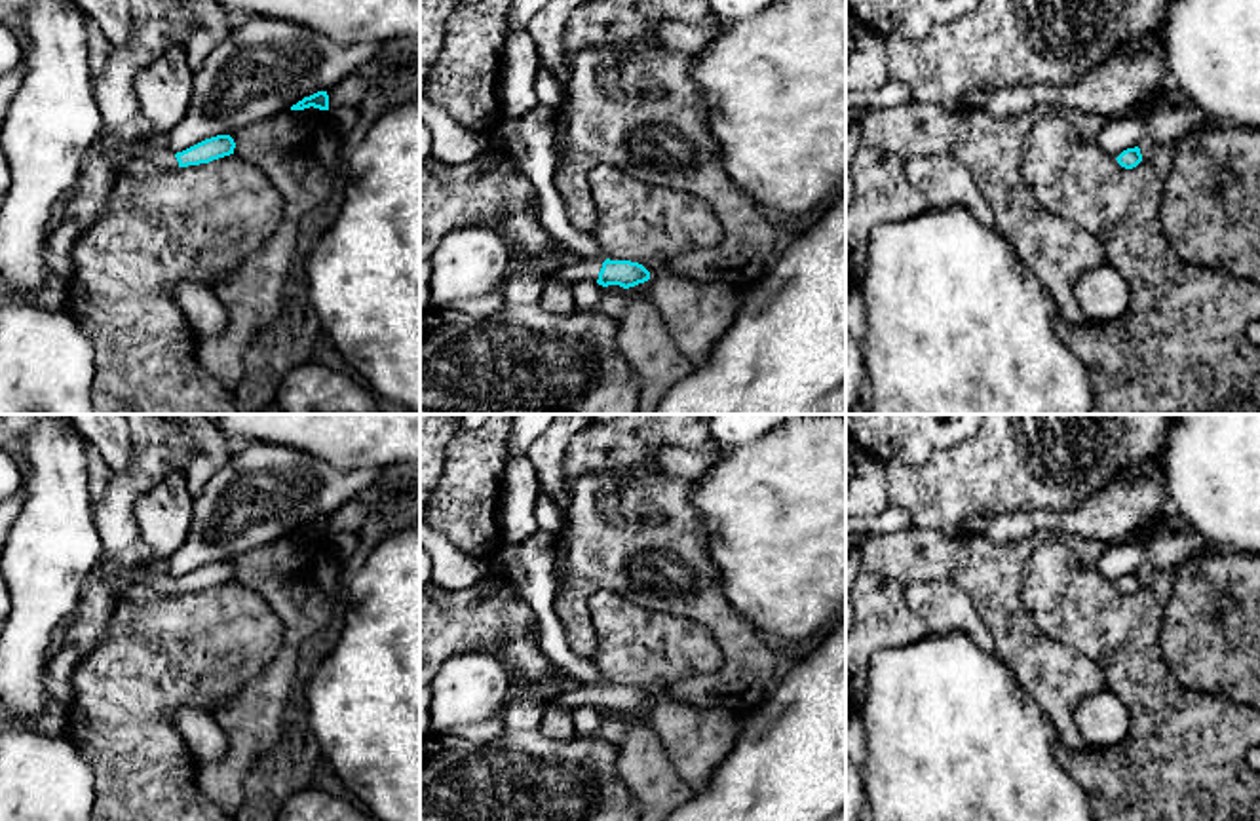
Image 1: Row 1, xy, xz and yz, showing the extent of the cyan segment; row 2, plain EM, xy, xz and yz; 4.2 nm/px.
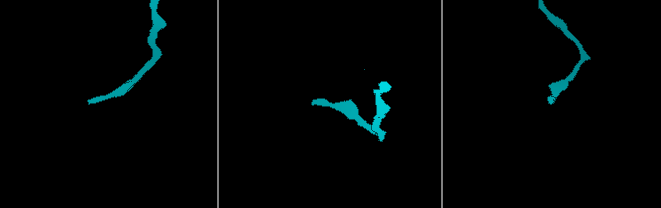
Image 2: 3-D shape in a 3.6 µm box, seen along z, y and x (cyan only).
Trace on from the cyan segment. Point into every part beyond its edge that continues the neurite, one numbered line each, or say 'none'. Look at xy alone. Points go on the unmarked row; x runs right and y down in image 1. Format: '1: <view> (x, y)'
1: xy (158, 582)

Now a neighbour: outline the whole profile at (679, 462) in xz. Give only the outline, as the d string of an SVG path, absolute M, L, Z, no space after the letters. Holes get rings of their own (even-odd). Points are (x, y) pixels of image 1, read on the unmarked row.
M709 441L707 445L696 450L665 447L656 454L656 460L658 460L658 468L665 475L680 477L686 481L697 481L720 458L720 452L722 447Z

